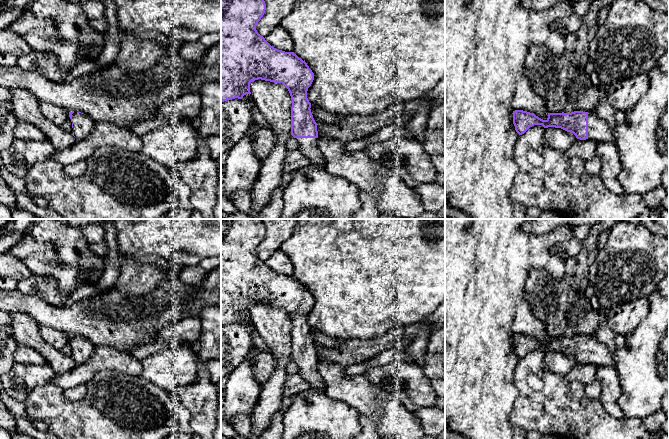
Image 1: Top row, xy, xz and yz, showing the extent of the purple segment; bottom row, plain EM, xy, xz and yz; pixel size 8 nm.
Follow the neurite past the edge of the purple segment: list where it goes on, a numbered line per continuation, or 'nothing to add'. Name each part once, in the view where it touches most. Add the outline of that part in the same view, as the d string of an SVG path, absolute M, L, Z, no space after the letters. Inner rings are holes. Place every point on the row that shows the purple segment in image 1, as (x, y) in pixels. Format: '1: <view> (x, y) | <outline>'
1: yz (598, 130) | M595 112L588 113L588 139L615 143L615 138L612 129L605 121L600 119Z

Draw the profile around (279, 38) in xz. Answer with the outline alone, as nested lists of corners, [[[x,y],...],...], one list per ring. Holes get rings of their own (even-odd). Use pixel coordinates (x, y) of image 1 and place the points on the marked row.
[[[278,25],[269,34],[264,36],[265,40],[274,48],[285,52],[293,52],[294,44],[287,30]]]

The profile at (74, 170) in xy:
[[[82,160],[75,164],[63,166],[63,171],[71,177],[79,177],[85,172],[86,168],[86,162],[85,160]]]

